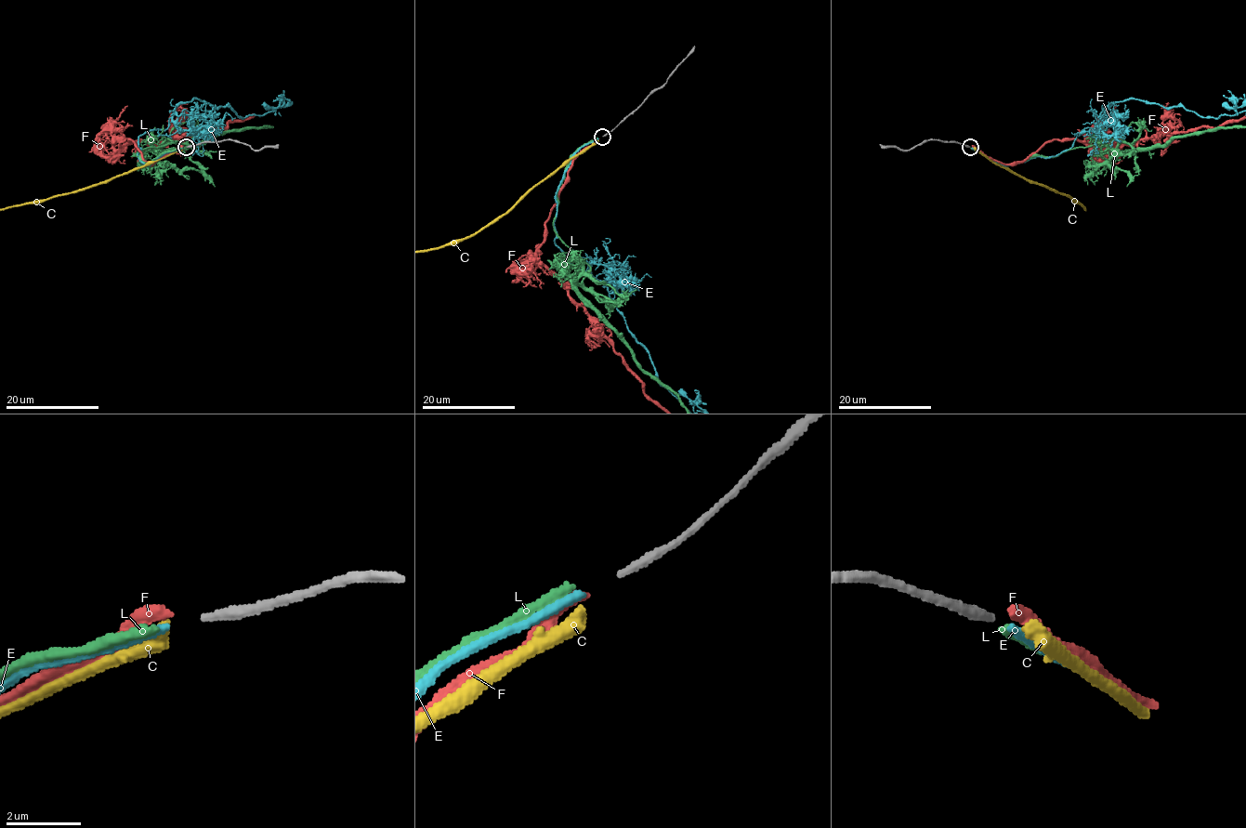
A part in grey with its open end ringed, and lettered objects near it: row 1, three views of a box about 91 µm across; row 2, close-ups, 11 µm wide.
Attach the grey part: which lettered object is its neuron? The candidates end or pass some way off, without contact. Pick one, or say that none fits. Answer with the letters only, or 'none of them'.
L

